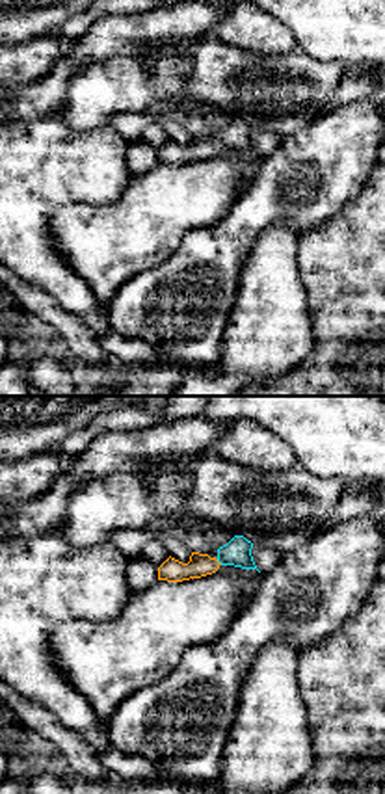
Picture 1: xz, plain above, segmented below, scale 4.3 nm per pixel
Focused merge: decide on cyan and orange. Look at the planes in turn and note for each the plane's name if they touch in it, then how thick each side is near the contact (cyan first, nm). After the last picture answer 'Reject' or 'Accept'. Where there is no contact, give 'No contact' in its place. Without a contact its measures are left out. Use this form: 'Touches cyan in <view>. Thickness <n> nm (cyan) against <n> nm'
Touches cyan in xz. Thickness 120 nm (cyan) against 100 nm

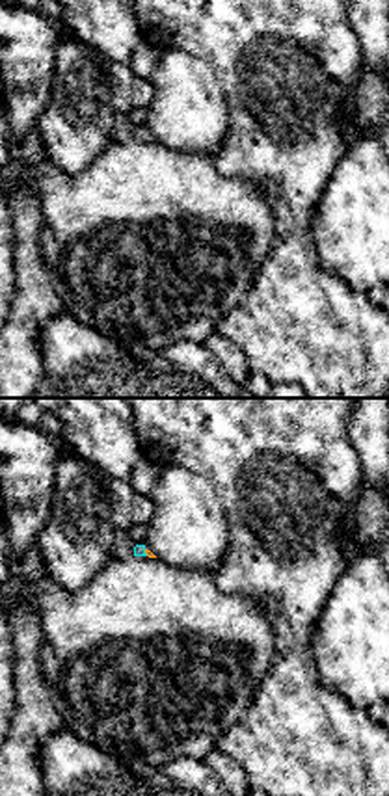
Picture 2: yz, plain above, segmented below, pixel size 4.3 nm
Touches cyan in yz. Thickness 50 nm (cyan) against 20 nm

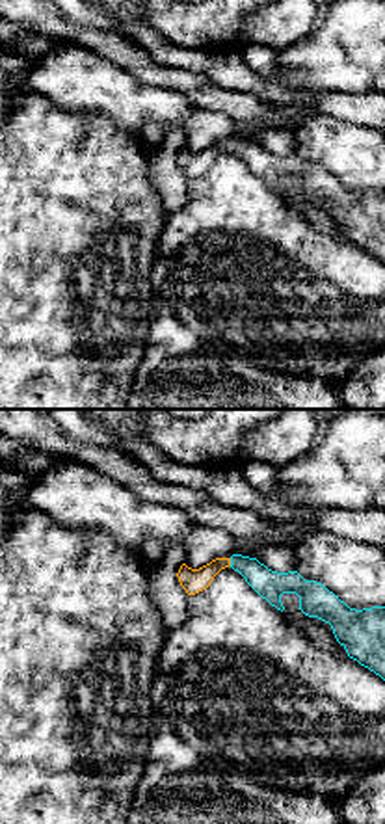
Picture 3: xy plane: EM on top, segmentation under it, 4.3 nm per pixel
Touches cyan in xy. Thickness 130 nm (cyan) against 110 nm

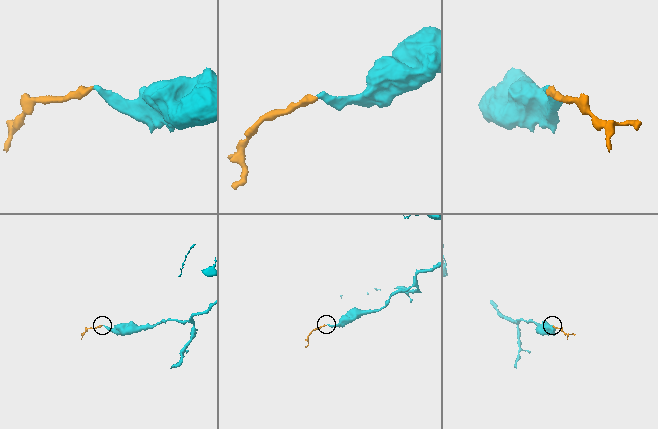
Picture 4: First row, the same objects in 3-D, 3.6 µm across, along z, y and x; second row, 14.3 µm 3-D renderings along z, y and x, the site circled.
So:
Accept

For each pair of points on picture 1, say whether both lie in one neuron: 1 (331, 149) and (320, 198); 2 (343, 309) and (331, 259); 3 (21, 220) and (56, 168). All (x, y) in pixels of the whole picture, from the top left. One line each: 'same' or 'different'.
1: same
2: same
3: same

